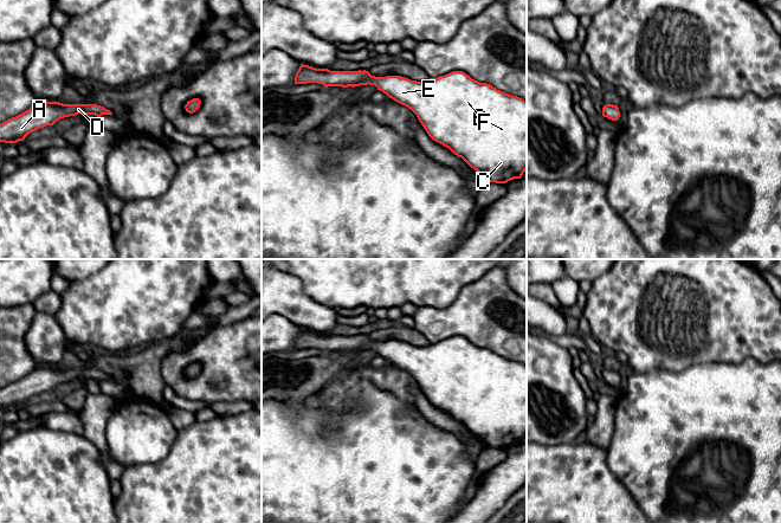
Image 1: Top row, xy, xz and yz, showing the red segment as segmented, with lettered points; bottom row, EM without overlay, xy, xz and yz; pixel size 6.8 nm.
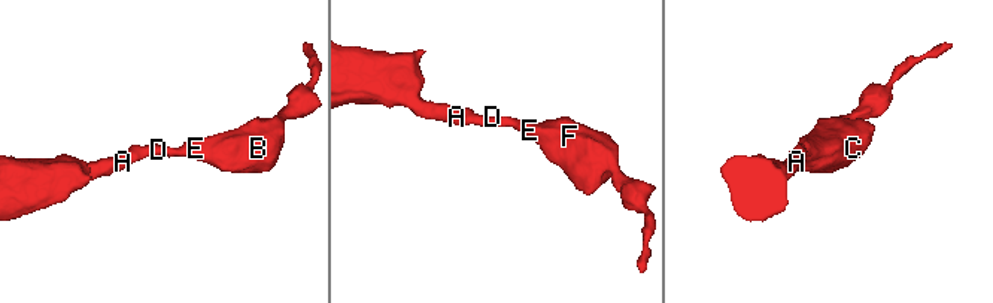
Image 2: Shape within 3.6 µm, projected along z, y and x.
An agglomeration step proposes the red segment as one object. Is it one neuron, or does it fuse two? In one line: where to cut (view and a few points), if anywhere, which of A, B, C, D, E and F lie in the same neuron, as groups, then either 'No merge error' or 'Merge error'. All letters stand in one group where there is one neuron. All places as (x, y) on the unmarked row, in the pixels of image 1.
No split. Groups: A B C D E F. No merge error

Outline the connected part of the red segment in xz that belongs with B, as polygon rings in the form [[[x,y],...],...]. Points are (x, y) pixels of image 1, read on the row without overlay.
[[[301,329],[295,349],[317,348],[328,351],[375,350],[389,363],[411,374],[428,401],[462,422],[488,447],[506,448],[527,435],[527,366],[452,336],[426,347],[401,341],[375,342],[368,336],[330,336]]]

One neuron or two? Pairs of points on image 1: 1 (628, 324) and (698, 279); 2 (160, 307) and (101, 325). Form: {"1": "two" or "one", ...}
{"1": "one", "2": "one"}

